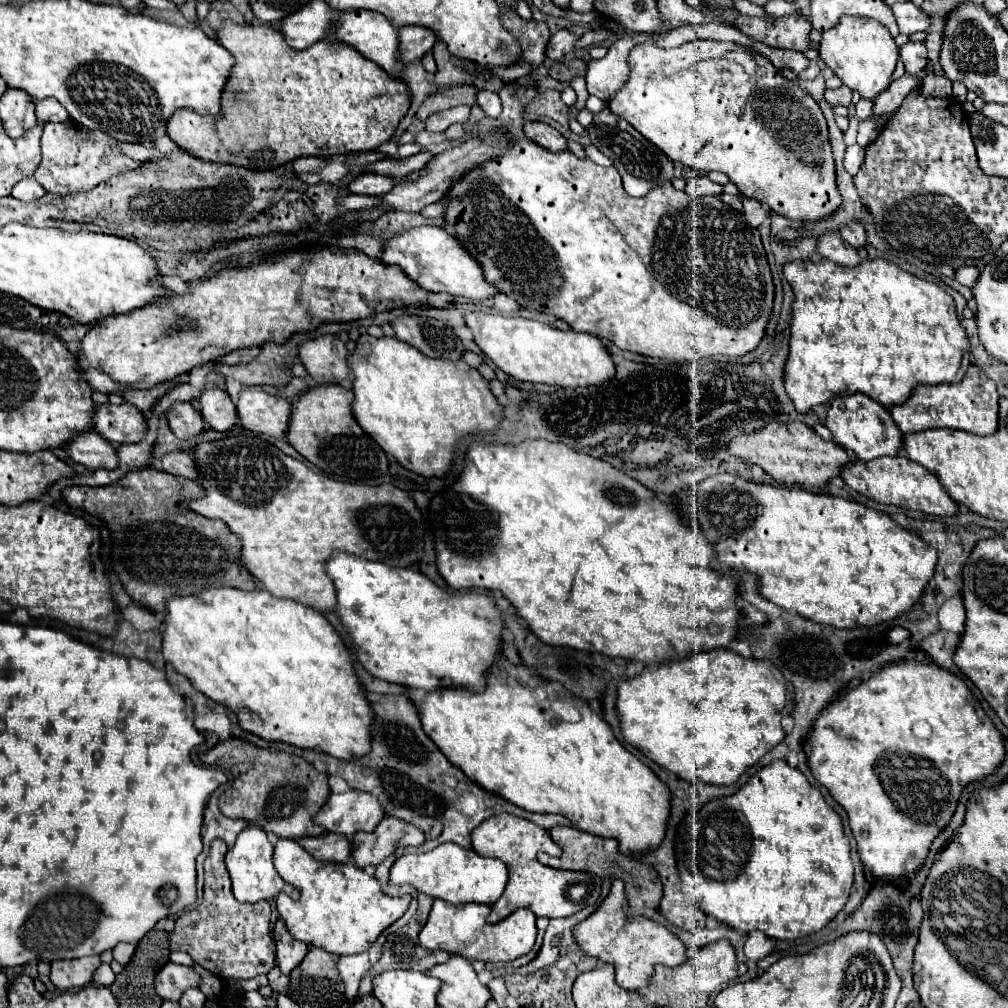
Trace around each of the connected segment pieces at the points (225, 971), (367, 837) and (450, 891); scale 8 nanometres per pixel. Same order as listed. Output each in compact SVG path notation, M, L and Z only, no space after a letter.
M214 840L214 842L210 844L210 854L208 854L206 860L204 860L204 896L202 896L202 902L200 902L198 908L194 908L194 910L190 910L190 912L184 912L184 914L180 914L180 916L176 918L174 930L170 932L170 948L172 948L172 950L182 950L182 952L190 954L194 962L198 962L200 966L204 966L206 970L210 970L210 972L212 972L214 976L218 976L222 982L226 982L226 988L228 988L228 982L234 982L234 980L240 980L240 978L254 978L254 976L258 976L258 974L266 974L270 968L276 966L276 958L274 958L274 946L272 946L270 928L268 928L268 924L270 924L270 904L268 904L268 902L240 904L240 902L234 898L232 888L230 888L230 876L228 876L228 870L226 870L226 866L224 866L224 856L226 856L226 842L224 842L224 840Z
M384 816L374 832L358 832L352 838L352 858L358 868L378 866L398 848L420 846L424 834L392 816Z
M446 842L424 854L404 854L390 868L390 884L410 884L420 894L430 898L442 898L452 904L480 902L492 906L504 892L508 882L506 866L494 858L482 858L474 850L460 848L458 844Z

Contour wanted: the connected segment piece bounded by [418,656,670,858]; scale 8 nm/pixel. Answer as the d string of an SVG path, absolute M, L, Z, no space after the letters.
M502 656L490 668L484 692L476 694L462 688L440 688L428 694L418 706L418 714L424 732L438 744L444 756L488 792L494 792L528 812L562 814L584 832L618 840L620 852L634 858L640 858L662 844L670 818L668 786L616 740L608 722L584 700L578 700L556 682L548 682L546 696L546 680L542 680L534 668L524 664L512 666Z

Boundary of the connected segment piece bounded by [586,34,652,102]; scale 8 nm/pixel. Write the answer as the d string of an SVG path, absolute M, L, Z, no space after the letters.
M634 34L634 36L620 36L608 50L606 58L592 60L588 64L586 84L588 92L598 96L600 100L612 100L616 92L628 82L630 64L628 54L636 44L652 40L648 34Z

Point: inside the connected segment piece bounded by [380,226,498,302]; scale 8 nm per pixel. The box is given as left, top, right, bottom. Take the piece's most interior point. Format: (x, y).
(434, 259)

